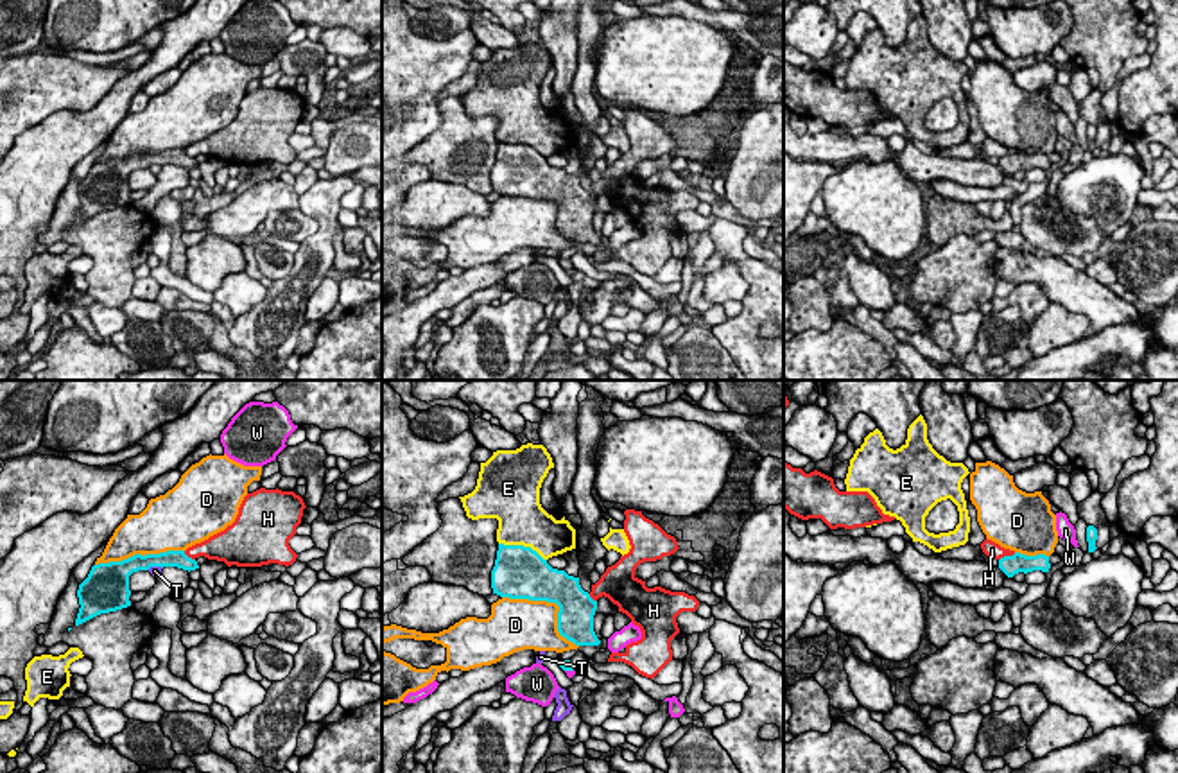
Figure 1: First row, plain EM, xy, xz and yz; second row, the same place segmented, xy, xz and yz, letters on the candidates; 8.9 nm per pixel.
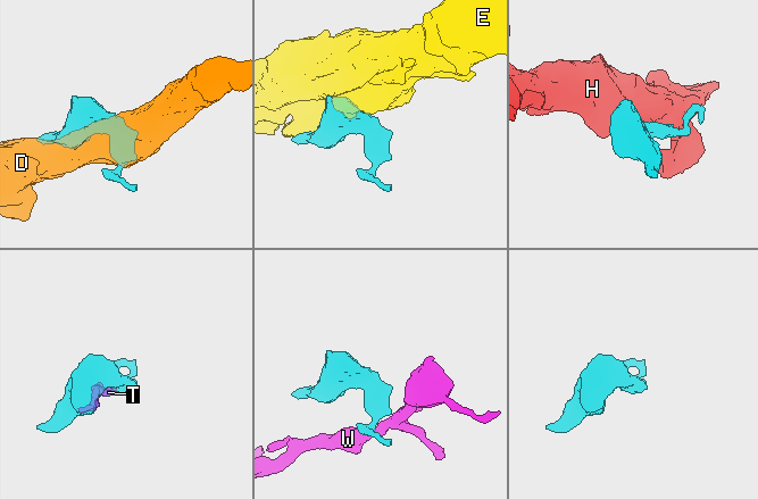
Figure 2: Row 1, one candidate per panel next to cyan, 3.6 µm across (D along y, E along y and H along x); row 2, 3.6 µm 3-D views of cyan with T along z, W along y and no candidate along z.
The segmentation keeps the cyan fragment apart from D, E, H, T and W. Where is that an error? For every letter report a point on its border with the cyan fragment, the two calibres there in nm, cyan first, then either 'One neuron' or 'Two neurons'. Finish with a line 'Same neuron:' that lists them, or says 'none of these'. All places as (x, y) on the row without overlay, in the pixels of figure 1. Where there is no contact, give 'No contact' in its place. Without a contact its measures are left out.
D: Touches cyan at xz (553, 199). Thickness 380 nm (cyan) against 420 nm. Two neurons
E: Touches cyan at xz (522, 144). Thickness 480 nm (cyan) against 440 nm. Two neurons
H: Touches cyan at yz (1006, 155). Thickness 180 nm (cyan) against 140 nm. Two neurons
T: Touches cyan at xy (155, 164). Thickness 160 nm (cyan) against 90 nm. Two neurons
W: Touches cyan at xz (569, 268). Thickness 100 nm (cyan) against 60 nm. Two neurons
Same neuron: none of these

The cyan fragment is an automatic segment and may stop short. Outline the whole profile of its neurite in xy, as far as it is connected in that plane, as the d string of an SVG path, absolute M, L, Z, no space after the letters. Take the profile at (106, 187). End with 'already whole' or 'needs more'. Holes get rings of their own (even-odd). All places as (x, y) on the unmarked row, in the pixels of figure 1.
M167 149L160 152L134 152L122 160L93 163L88 176L79 183L79 212L75 224L100 213L131 204L129 174L151 165L178 165L183 169L199 167L197 160L185 149Z; already whole

